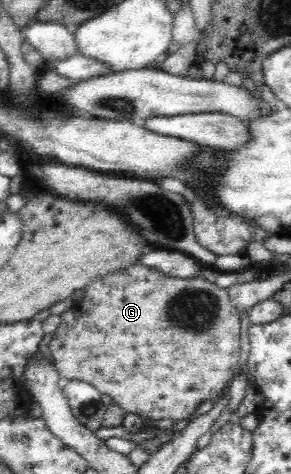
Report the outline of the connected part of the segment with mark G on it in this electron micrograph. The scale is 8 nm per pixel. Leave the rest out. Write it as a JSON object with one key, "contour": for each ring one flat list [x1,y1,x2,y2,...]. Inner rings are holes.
{"contour":[[136,261,131,267,115,271,107,277,101,277,93,281,91,285,85,287,83,297,74,301,73,305,60,314,61,323,59,327,51,333,44,344,44,350,51,354,54,367,59,372,61,382,79,380,90,383,95,389,110,403,119,406,126,413,136,413,149,420,159,419,181,419,190,420,199,406,207,399,215,400,226,393,228,383,239,373,240,346,239,328,240,317,237,308,231,304,231,298,227,288,222,288,215,283,211,283,203,278,181,279,180,277,169,277,160,271,155,271,152,267,143,265]]}

